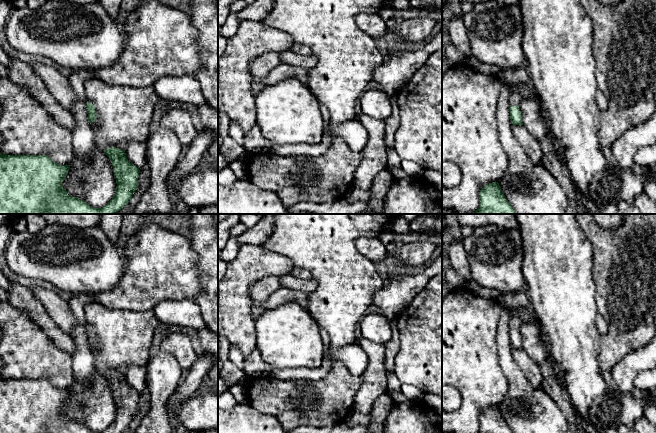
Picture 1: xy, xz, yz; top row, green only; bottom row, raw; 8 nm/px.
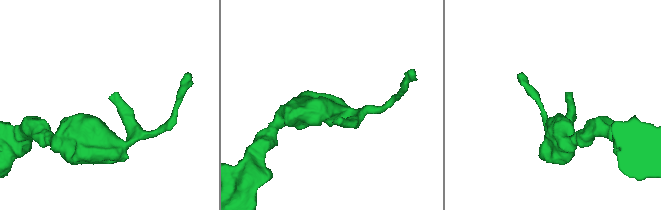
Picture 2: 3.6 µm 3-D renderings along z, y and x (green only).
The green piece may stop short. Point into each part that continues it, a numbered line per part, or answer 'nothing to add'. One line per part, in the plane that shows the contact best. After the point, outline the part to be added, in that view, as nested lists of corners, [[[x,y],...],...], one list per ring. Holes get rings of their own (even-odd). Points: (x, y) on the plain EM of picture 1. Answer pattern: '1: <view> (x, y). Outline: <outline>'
1: yz (514, 322). Outline: [[[513,316],[509,319],[509,329],[510,330],[520,330],[521,321],[518,317]]]

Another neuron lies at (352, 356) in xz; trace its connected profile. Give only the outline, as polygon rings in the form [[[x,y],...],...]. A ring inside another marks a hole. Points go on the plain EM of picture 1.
[[[357,343],[350,344],[341,348],[325,346],[325,353],[322,364],[319,368],[295,368],[295,369],[273,369],[269,376],[278,380],[321,380],[329,372],[332,363],[342,362],[346,368],[356,377],[361,377],[365,372],[369,358],[364,350]]]

